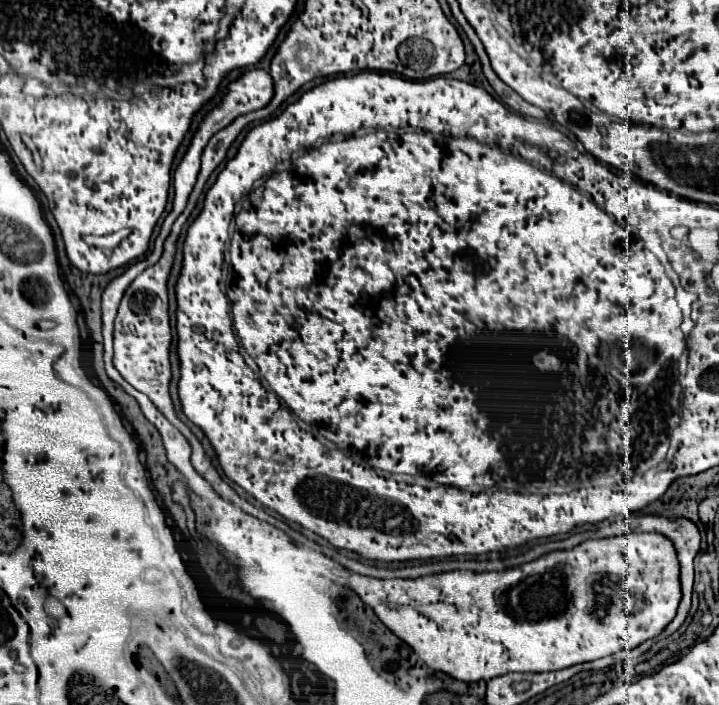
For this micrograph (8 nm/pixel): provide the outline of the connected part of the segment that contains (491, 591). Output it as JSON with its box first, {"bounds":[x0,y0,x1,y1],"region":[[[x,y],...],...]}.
{"bounds":[102,70,682,682],"region":[[[248,70],[244,72],[236,82],[232,82],[228,86],[228,94],[222,98],[222,102],[204,118],[204,122],[200,124],[198,132],[192,138],[192,144],[186,152],[186,156],[182,158],[180,166],[174,172],[174,208],[170,212],[170,216],[164,218],[162,222],[162,230],[154,240],[154,250],[150,252],[148,258],[138,260],[136,264],[132,264],[124,274],[120,274],[118,278],[114,278],[108,288],[102,294],[102,320],[104,320],[104,364],[106,364],[106,372],[108,376],[120,384],[130,396],[134,396],[144,412],[144,416],[148,418],[148,422],[152,422],[164,442],[168,460],[186,476],[188,486],[200,494],[212,508],[214,516],[226,516],[232,518],[234,522],[238,522],[238,530],[236,536],[250,548],[262,550],[266,556],[274,558],[274,560],[282,560],[282,562],[290,562],[294,566],[300,566],[300,570],[310,570],[314,574],[320,574],[324,578],[330,578],[336,584],[348,586],[350,590],[354,590],[360,600],[370,606],[374,610],[374,614],[390,628],[390,632],[394,636],[398,636],[402,642],[406,642],[416,654],[418,658],[432,670],[440,670],[456,680],[462,682],[478,682],[478,680],[490,680],[496,676],[504,676],[508,672],[552,672],[552,670],[562,670],[580,662],[588,662],[588,660],[598,660],[610,654],[616,654],[620,650],[632,650],[636,646],[640,646],[642,642],[656,638],[660,632],[664,632],[664,628],[672,622],[672,618],[676,616],[680,598],[682,598],[682,586],[680,586],[680,562],[676,558],[676,548],[672,548],[672,540],[664,538],[664,534],[656,534],[656,532],[640,532],[640,534],[622,534],[622,536],[610,536],[610,538],[598,538],[598,540],[584,540],[582,544],[570,548],[570,550],[554,550],[548,552],[532,562],[526,562],[522,566],[514,566],[514,568],[506,568],[502,572],[468,572],[468,570],[450,570],[450,572],[440,572],[440,574],[430,574],[430,576],[420,576],[420,578],[392,578],[392,580],[382,580],[382,578],[372,578],[372,576],[362,576],[356,574],[344,566],[340,566],[338,562],[334,562],[332,558],[324,556],[318,550],[312,550],[308,546],[298,546],[294,544],[286,532],[282,532],[280,528],[262,522],[246,512],[242,512],[240,508],[236,508],[234,504],[230,504],[228,500],[224,500],[220,494],[216,494],[216,490],[212,488],[212,484],[208,480],[204,480],[196,468],[190,462],[192,456],[192,448],[188,446],[188,440],[180,434],[180,430],[176,430],[176,426],[172,426],[172,422],[168,422],[164,418],[164,414],[160,414],[160,410],[152,404],[152,400],[148,400],[148,396],[144,396],[142,392],[138,392],[136,388],[132,388],[122,376],[120,372],[114,368],[112,364],[112,334],[114,334],[114,318],[118,314],[118,306],[120,300],[124,296],[124,290],[132,284],[132,280],[142,274],[148,266],[156,264],[162,256],[162,244],[168,238],[174,220],[182,214],[182,210],[188,204],[188,198],[192,194],[192,188],[196,184],[198,172],[200,172],[200,158],[204,152],[204,146],[208,144],[208,140],[222,130],[224,126],[232,124],[238,116],[260,110],[264,106],[268,106],[268,102],[272,100],[272,90],[274,90],[274,80],[268,74],[268,70]]]}

